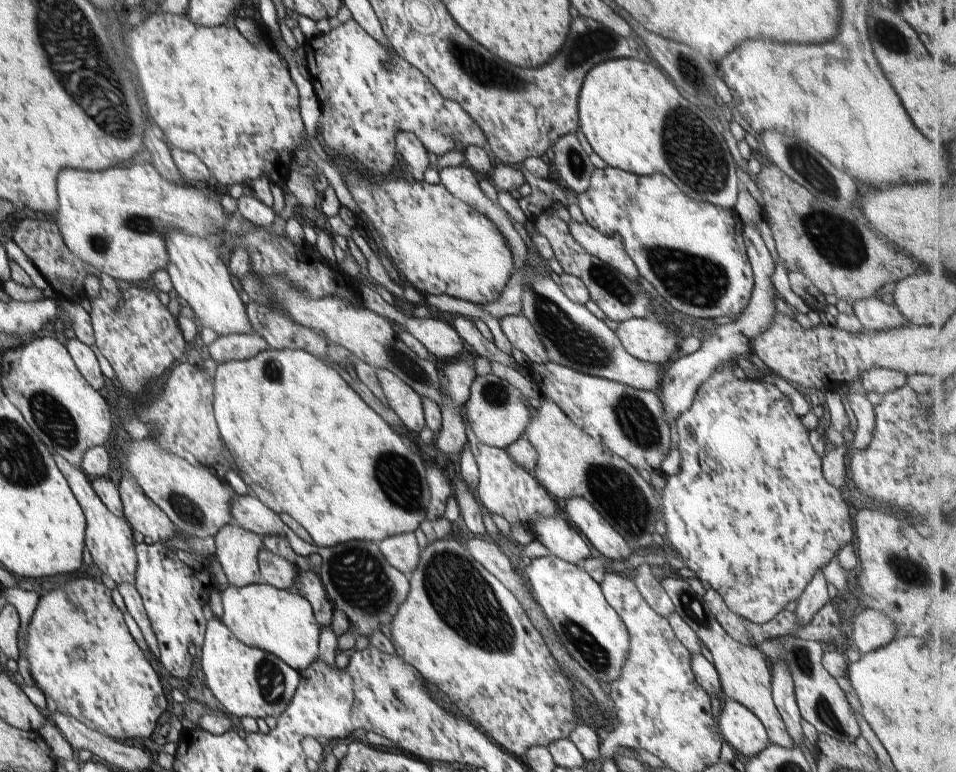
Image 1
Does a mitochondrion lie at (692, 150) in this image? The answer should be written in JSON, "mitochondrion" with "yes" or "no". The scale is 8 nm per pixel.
{"mitochondrion":"yes"}

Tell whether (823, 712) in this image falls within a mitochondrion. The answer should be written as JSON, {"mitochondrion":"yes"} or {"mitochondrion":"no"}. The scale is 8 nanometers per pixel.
{"mitochondrion":"yes"}

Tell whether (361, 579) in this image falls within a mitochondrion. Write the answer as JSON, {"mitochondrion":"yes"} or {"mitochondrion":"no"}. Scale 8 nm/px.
{"mitochondrion":"yes"}

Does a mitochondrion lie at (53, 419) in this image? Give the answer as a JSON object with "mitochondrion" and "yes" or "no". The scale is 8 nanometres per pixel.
{"mitochondrion":"yes"}

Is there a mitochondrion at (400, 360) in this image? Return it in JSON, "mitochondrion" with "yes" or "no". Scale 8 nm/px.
{"mitochondrion":"yes"}

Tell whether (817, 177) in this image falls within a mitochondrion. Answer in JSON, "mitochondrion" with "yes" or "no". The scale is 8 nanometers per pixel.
{"mitochondrion":"yes"}

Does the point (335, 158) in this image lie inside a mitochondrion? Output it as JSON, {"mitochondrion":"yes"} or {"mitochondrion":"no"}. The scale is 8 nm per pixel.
{"mitochondrion":"no"}

